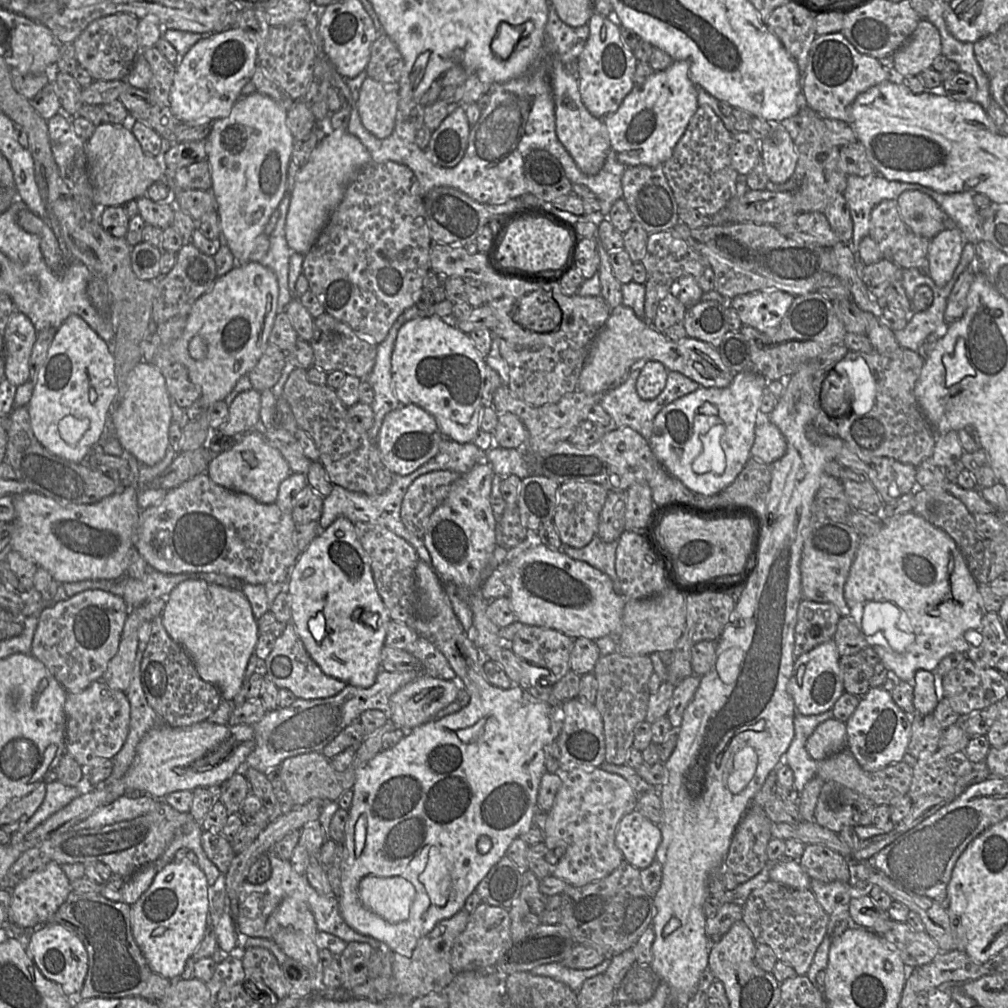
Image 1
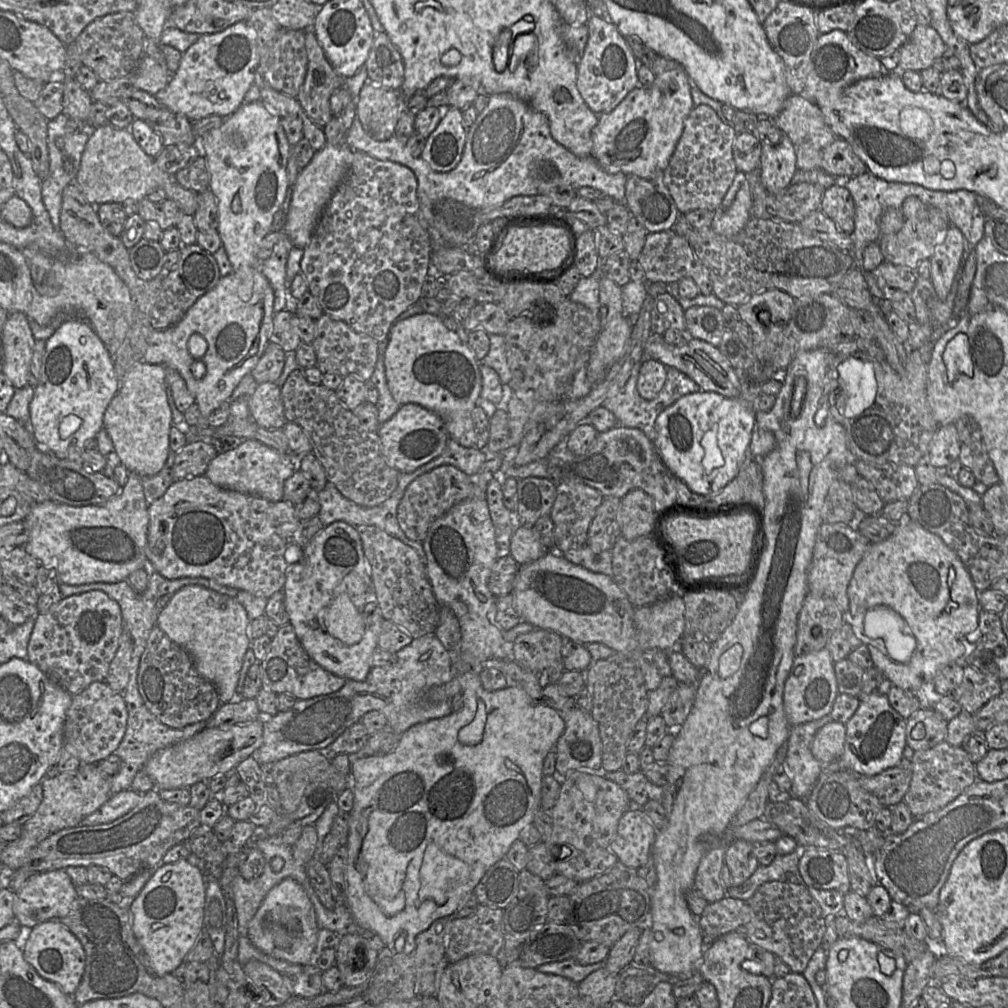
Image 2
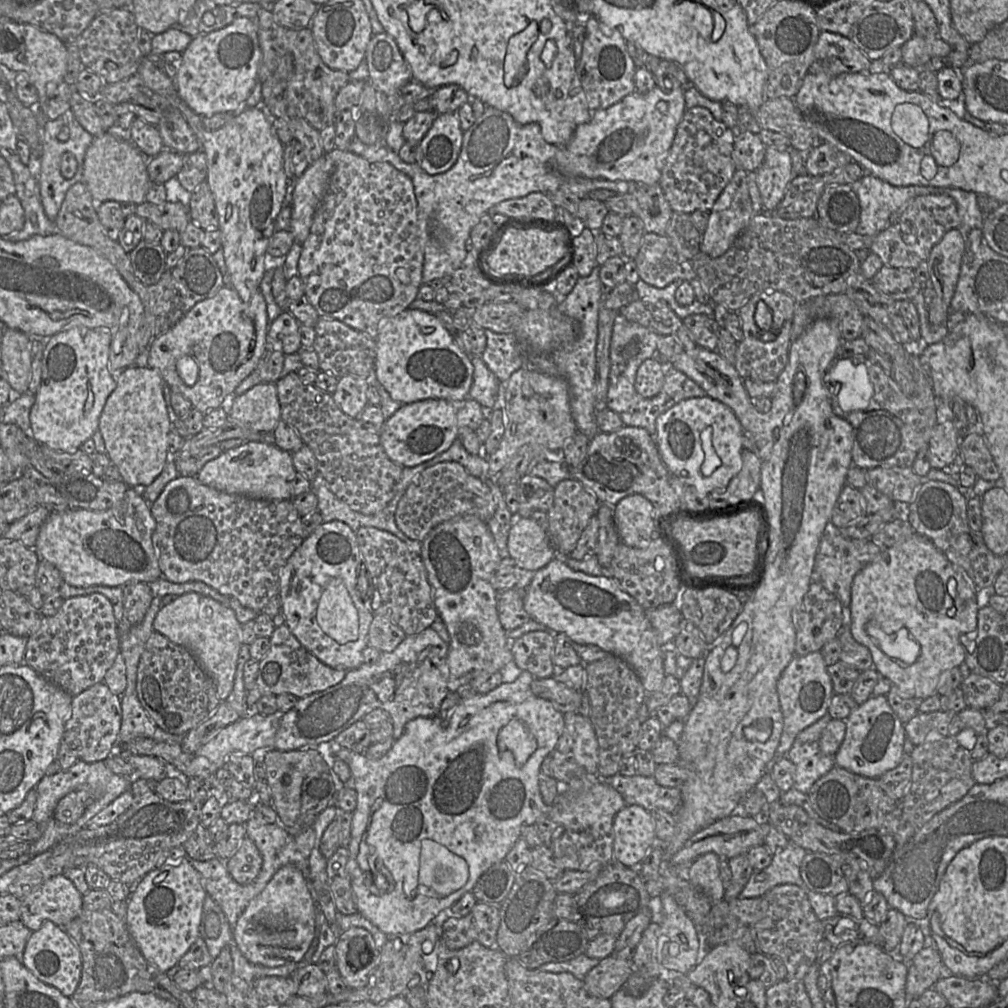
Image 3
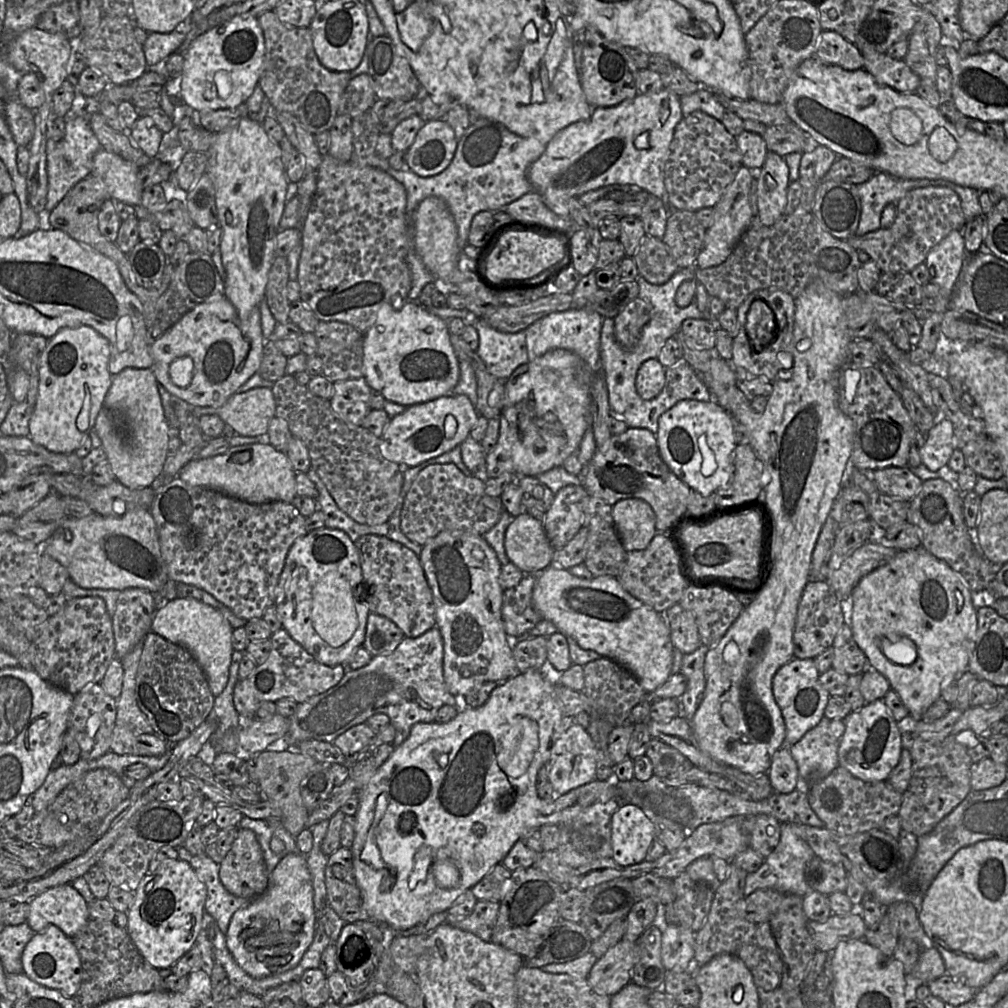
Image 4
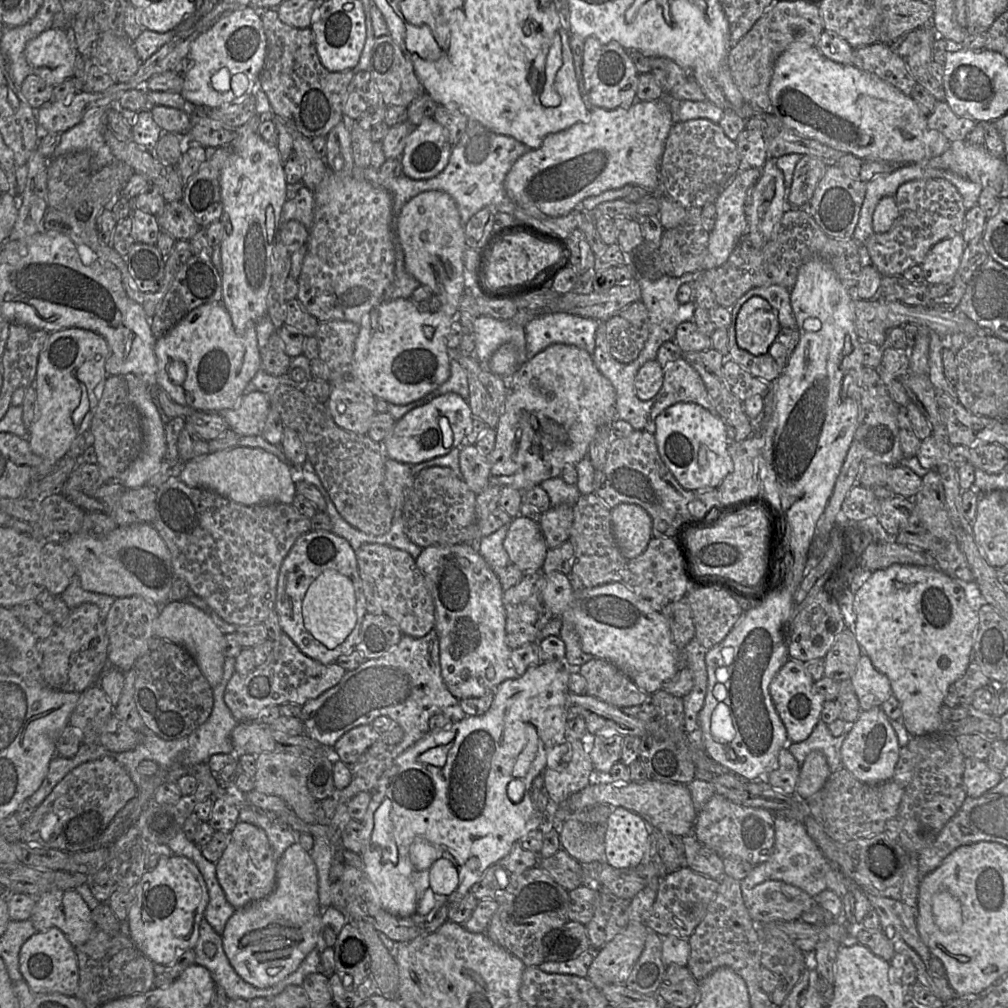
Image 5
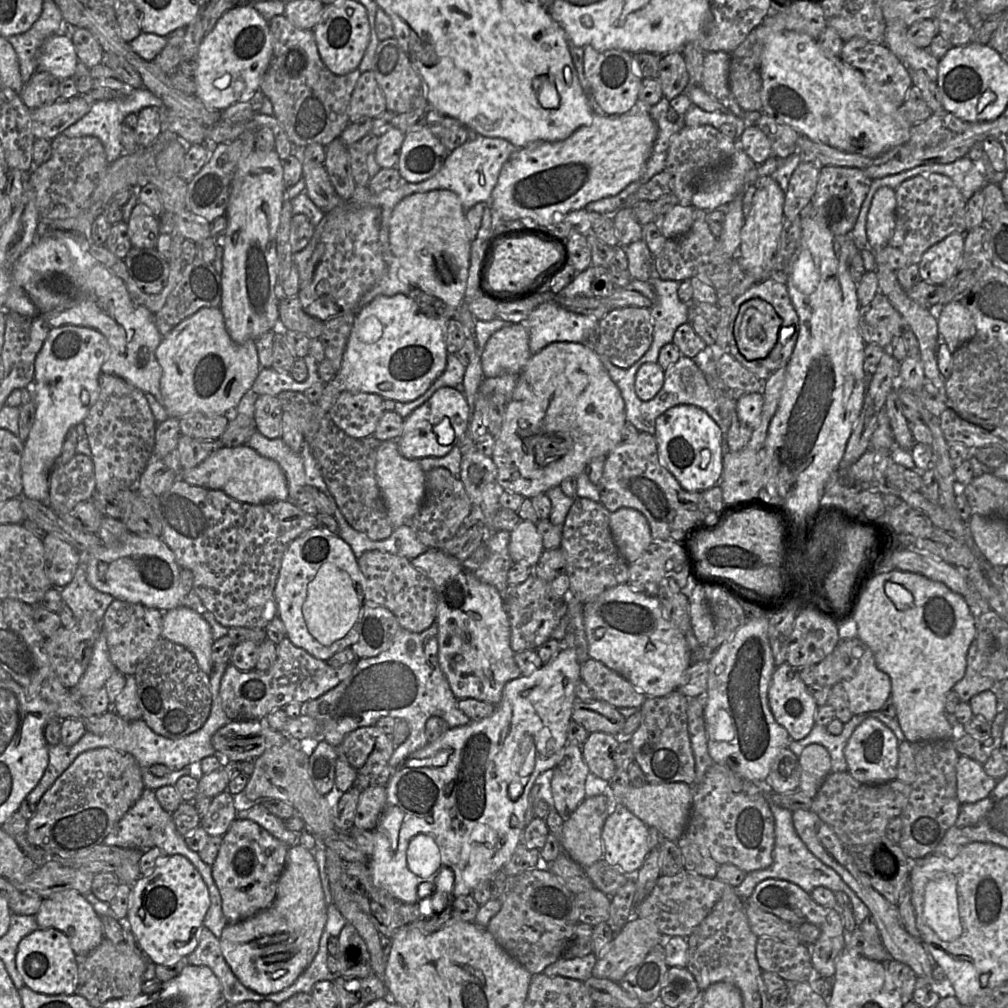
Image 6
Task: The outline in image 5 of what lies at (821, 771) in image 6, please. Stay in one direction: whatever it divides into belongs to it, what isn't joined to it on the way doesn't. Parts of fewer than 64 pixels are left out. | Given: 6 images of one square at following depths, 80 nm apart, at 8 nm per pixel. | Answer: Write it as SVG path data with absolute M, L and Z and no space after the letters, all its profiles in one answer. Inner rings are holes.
M820 751L810 752L800 766L795 794L800 799L809 799L823 787L830 773L825 755Z

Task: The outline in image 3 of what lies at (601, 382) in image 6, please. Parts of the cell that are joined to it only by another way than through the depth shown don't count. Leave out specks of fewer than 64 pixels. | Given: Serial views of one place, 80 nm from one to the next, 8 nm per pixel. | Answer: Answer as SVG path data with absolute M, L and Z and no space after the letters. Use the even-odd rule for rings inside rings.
M520 368L505 384L505 431L498 449L487 457L488 477L498 476L522 446L536 450L538 461L563 461L563 451L578 431L570 407L567 381Z

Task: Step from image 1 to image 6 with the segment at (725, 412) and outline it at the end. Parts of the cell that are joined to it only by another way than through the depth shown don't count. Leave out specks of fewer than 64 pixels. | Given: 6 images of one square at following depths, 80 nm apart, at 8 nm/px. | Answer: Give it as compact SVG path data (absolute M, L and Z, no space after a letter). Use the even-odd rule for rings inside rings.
M679 404L661 414L656 419L655 428L659 459L685 491L702 492L719 484L724 455L722 432L707 412L695 405ZM703 449L711 453L710 461L704 469L699 465Z

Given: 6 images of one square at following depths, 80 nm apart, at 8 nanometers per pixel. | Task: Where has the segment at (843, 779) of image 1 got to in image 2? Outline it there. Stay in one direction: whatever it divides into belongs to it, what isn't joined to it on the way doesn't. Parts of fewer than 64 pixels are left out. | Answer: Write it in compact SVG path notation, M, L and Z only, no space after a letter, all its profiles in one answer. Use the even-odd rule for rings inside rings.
M903 757L900 762L879 774L856 774L860 785L875 795L885 807L893 807L903 801L912 778L912 763Z

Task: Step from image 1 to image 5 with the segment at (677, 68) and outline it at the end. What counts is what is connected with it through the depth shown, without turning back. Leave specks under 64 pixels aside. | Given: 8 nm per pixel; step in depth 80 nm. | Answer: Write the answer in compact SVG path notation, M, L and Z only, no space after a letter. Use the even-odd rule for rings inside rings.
M661 97L653 101L636 101L629 108L607 110L592 106L589 122L578 122L568 129L549 134L539 148L530 149L516 160L504 180L506 194L513 204L523 209L536 208L547 216L558 217L580 208L587 197L625 185L641 186L658 196L658 216L664 230L677 227L684 220L687 209L662 191L660 179L660 161L672 125L673 111Z

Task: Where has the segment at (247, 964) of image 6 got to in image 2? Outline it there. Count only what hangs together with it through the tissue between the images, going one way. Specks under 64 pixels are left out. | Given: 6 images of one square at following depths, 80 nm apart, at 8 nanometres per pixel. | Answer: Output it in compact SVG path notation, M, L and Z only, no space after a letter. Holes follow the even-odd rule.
M286 878L273 887L248 925L247 937L266 955L291 964L315 964L313 952L317 945L317 925L314 907L304 888L295 880Z

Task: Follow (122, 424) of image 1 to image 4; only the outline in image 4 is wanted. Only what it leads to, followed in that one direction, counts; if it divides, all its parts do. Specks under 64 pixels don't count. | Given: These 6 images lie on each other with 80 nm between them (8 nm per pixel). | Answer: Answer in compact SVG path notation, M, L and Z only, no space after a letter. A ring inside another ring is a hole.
M129 367L113 376L93 431L102 441L102 448L116 481L130 489L151 487L161 475L169 454L168 425L158 391L158 381L151 368ZM112 412L119 412L125 417L130 431L128 438L124 439L118 433Z

